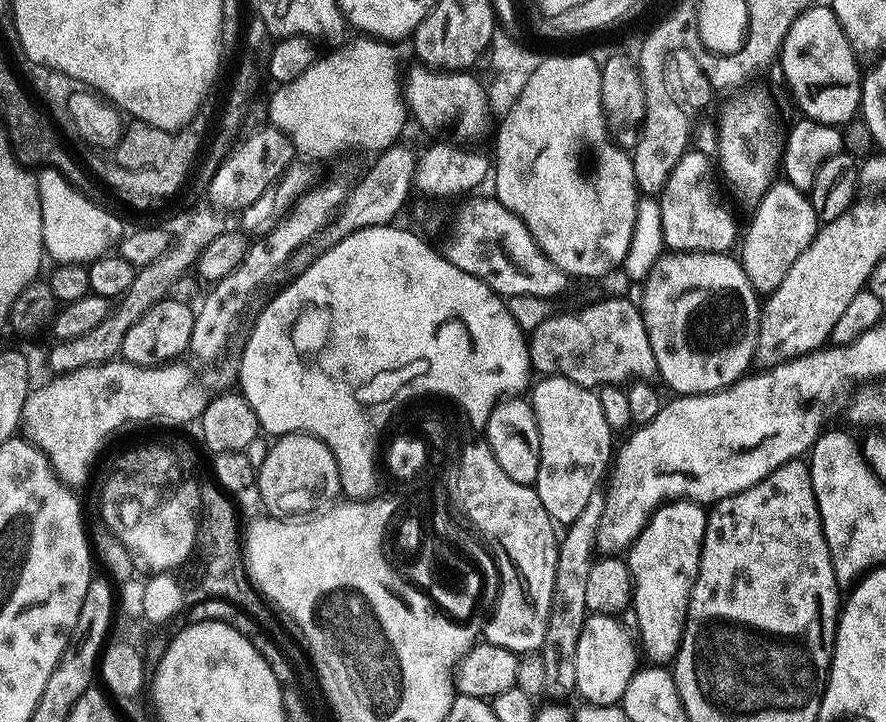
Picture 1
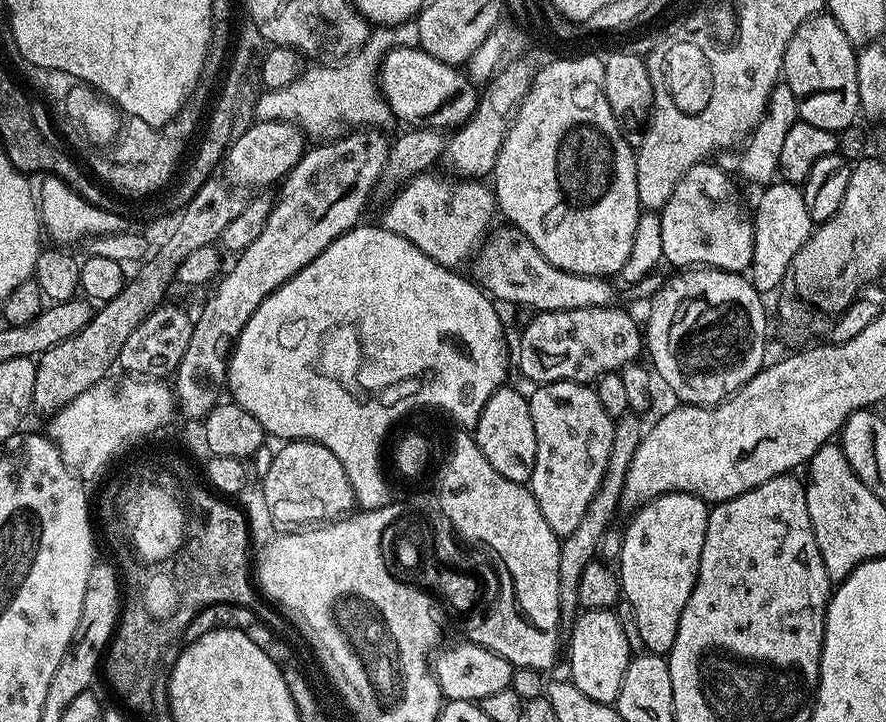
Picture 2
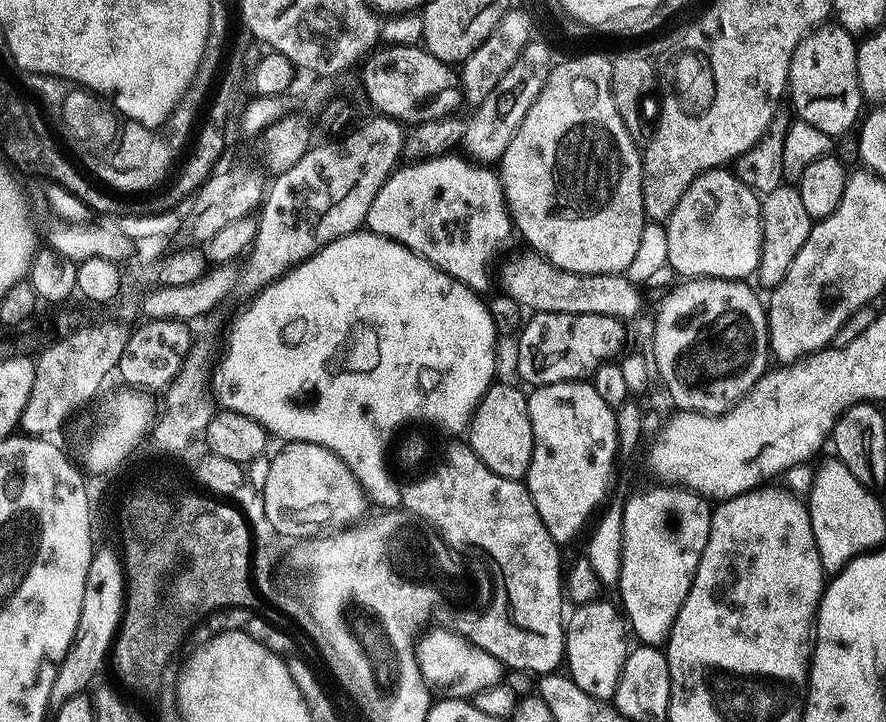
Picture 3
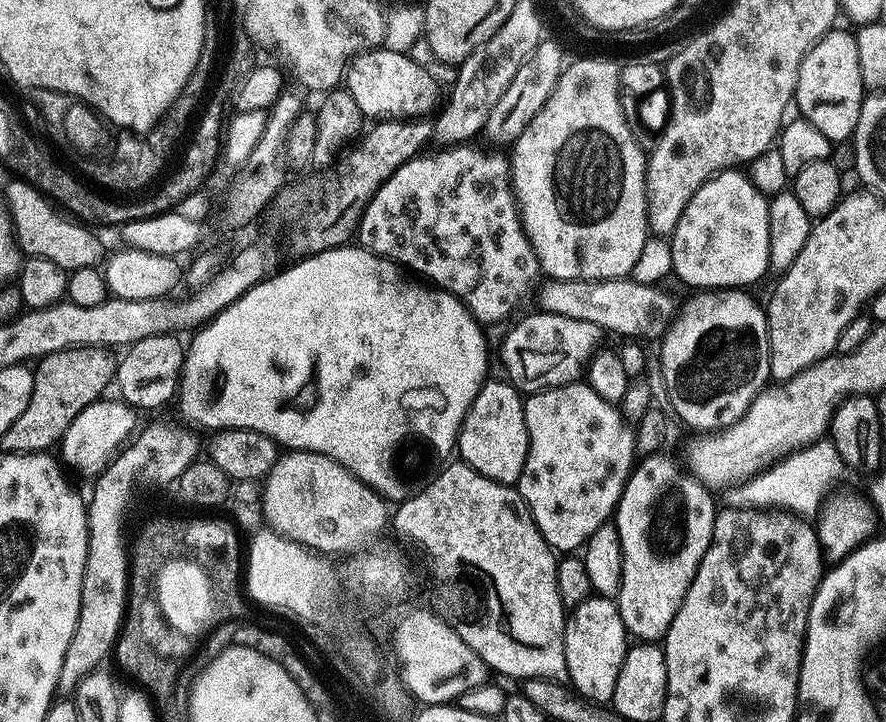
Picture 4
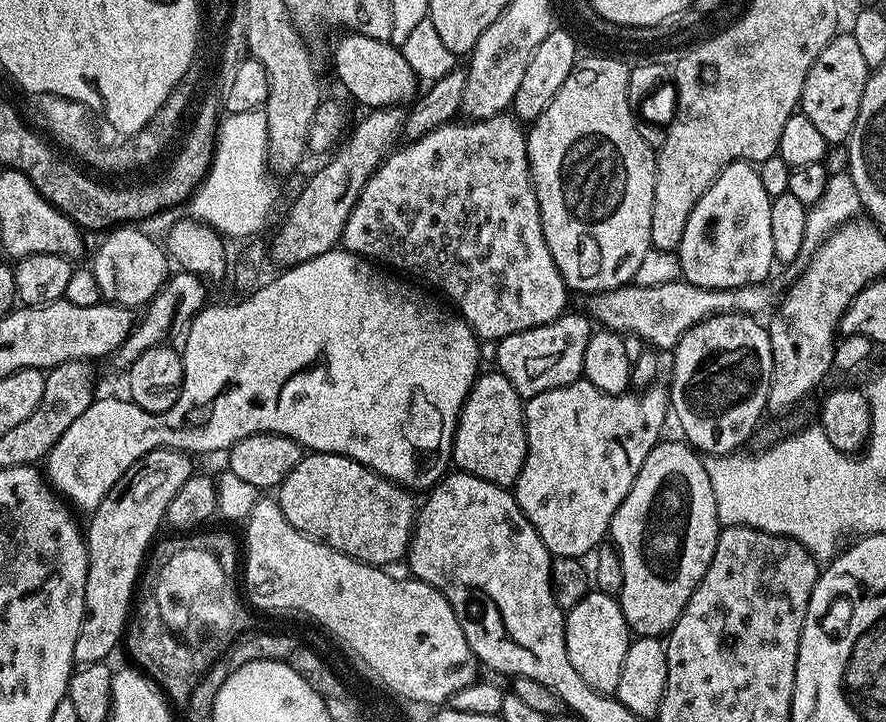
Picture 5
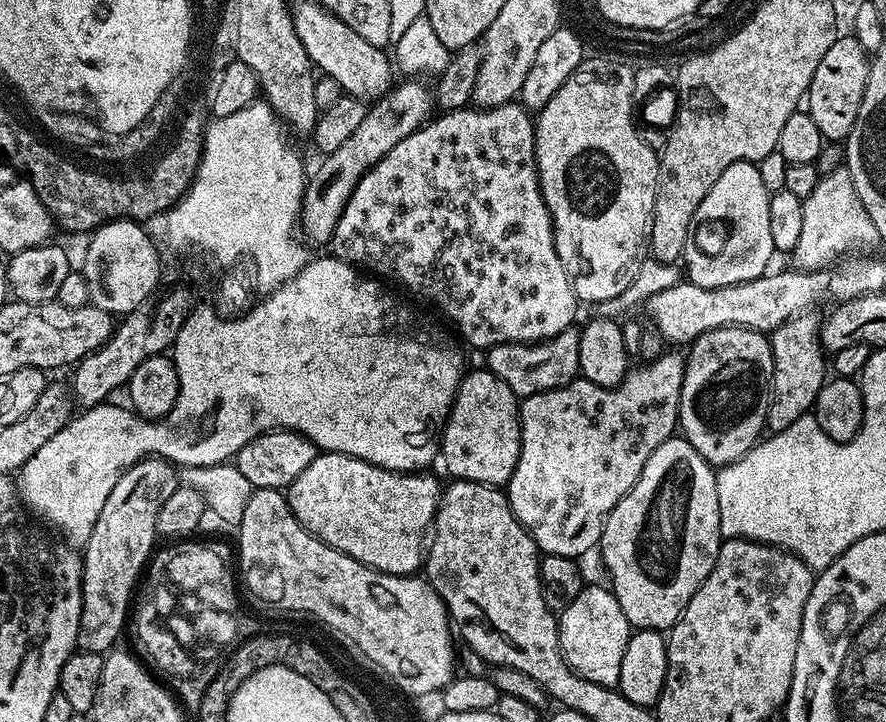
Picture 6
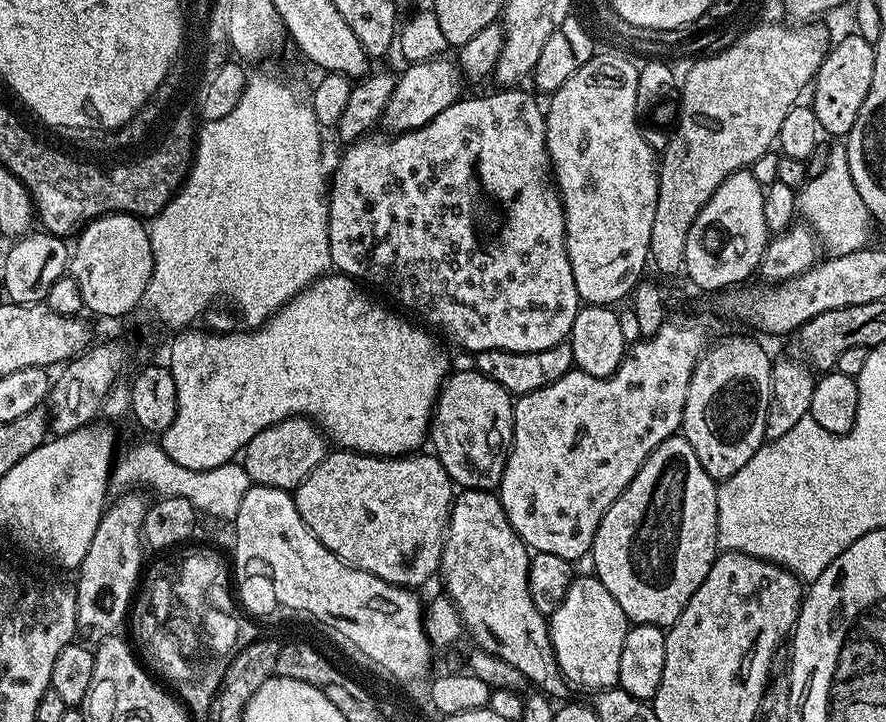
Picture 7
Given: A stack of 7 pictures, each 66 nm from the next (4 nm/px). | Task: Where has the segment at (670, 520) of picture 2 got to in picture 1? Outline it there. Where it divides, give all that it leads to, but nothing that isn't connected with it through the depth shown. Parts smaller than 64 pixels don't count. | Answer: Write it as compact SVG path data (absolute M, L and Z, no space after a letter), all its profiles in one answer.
M687 498L665 503L648 517L648 523L638 534L636 541L627 549L626 563L632 575L634 589L631 607L634 612L636 608L635 631L638 633L638 644L643 655L645 652L652 659L649 661L653 665L671 665L680 649L684 637L684 623L688 621L690 594L700 569L700 551L704 545L704 527L707 521L705 509Z

